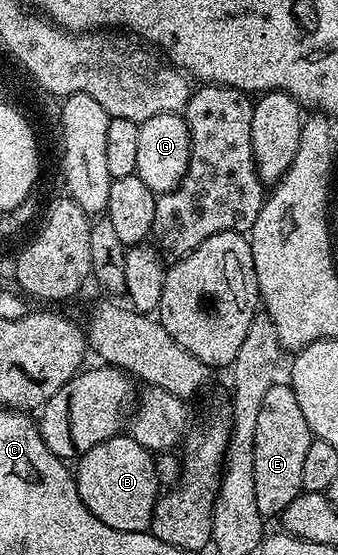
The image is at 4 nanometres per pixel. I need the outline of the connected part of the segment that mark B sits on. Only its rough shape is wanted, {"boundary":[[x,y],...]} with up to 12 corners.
{"boundary":[[130,434],[73,468],[81,502],[113,530],[148,531],[154,455]]}

